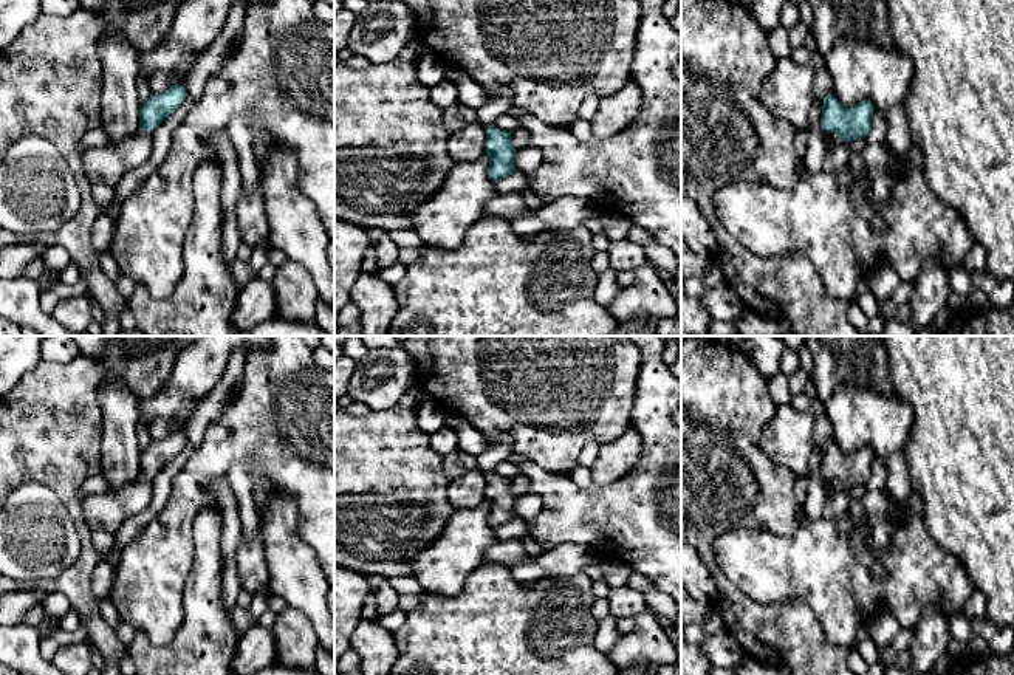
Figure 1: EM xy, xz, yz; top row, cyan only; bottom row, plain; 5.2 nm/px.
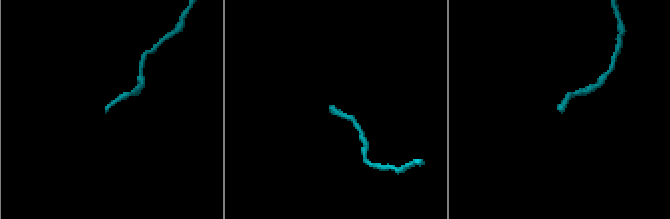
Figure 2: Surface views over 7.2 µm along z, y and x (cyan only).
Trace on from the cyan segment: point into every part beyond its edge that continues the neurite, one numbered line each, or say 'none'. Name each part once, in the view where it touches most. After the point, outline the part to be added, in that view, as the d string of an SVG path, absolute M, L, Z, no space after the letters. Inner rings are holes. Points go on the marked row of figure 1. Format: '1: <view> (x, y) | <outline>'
1: xy (107, 164) | M139 128L119 144L105 144L81 152L90 184L116 187L121 178L147 161L152 152L152 132Z

